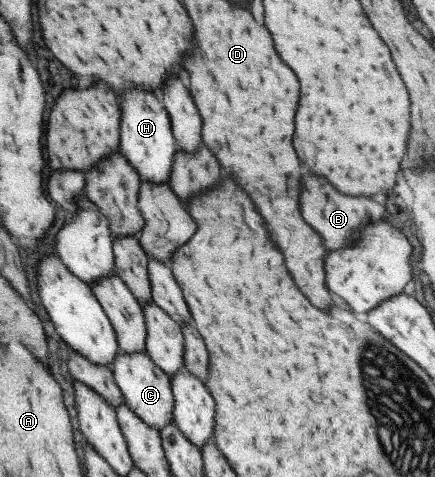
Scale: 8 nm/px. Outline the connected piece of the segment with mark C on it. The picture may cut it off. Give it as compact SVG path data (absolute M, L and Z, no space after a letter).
M144 350L143 352L119 352L110 367L125 403L148 426L160 431L173 420L175 398L171 389L170 377L154 364Z

